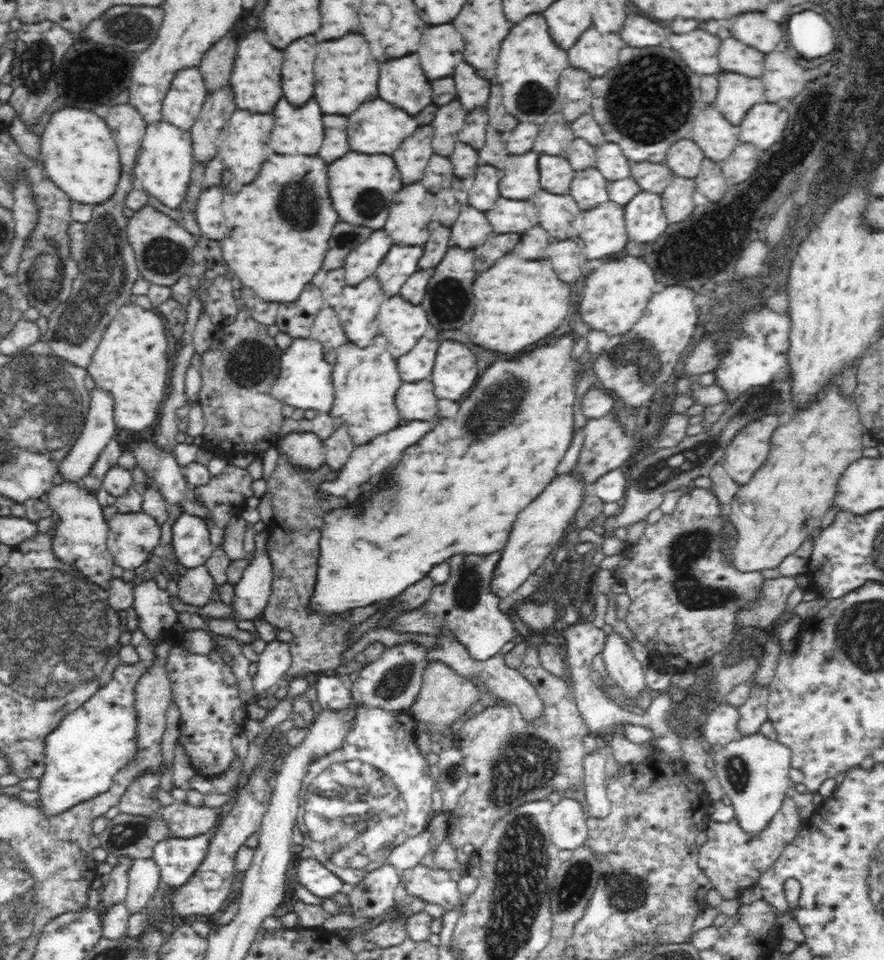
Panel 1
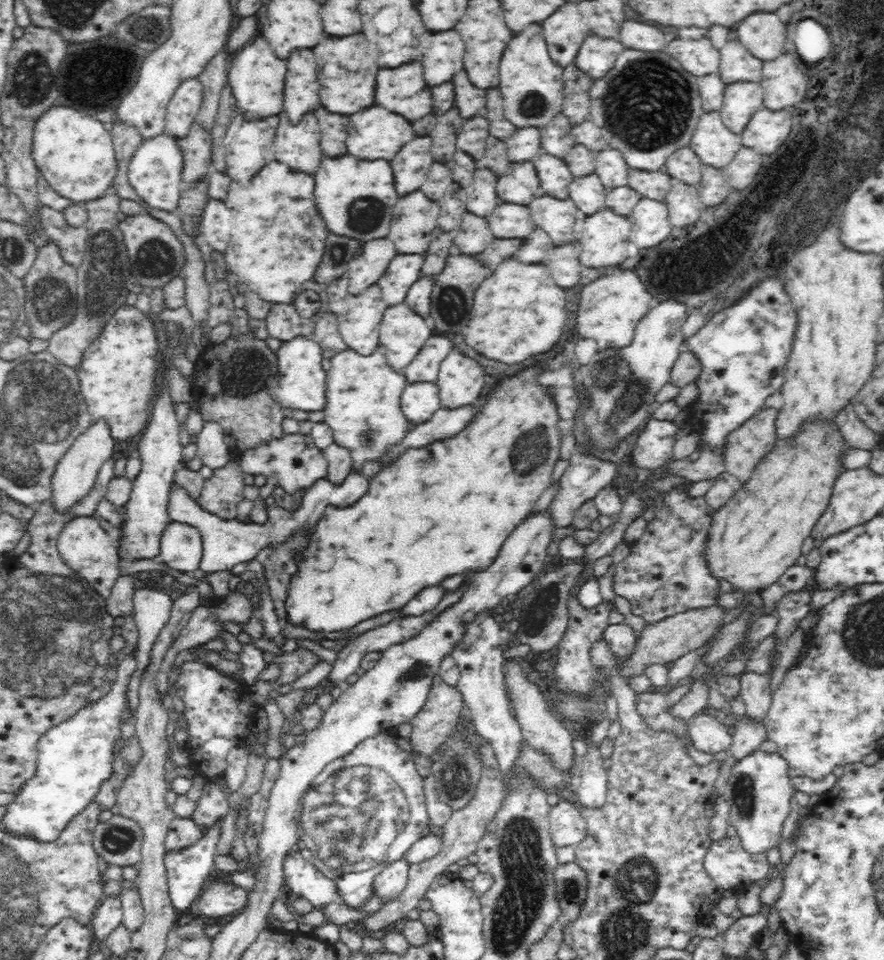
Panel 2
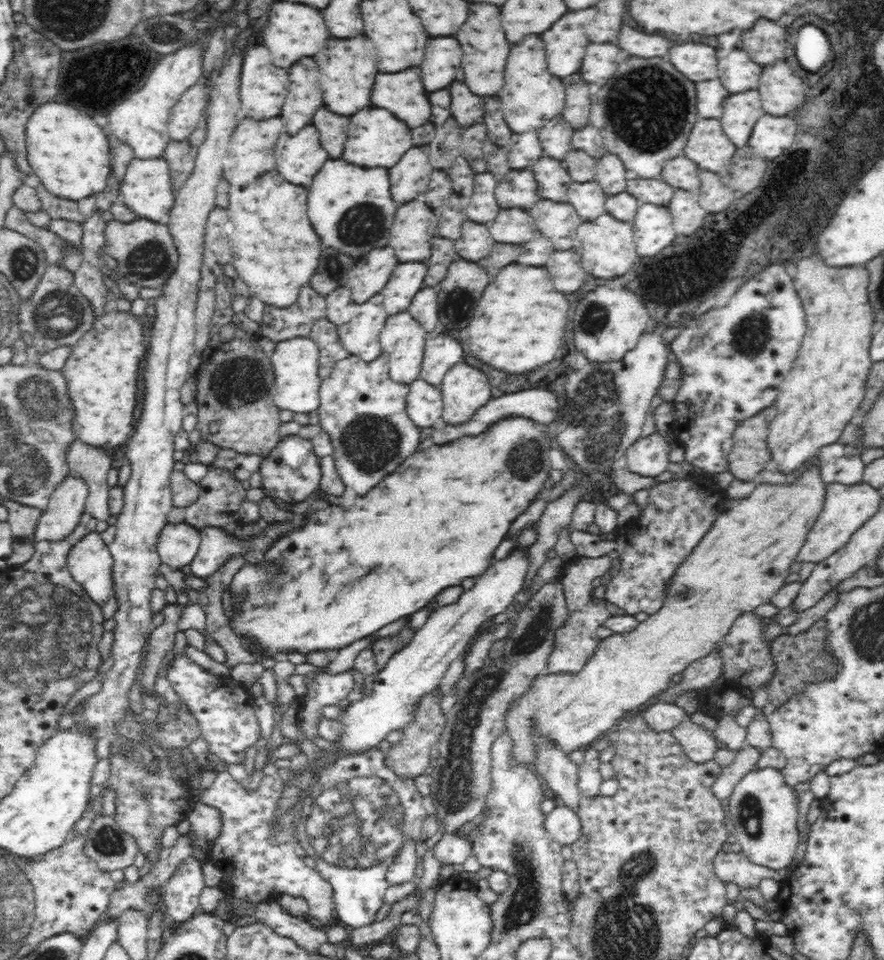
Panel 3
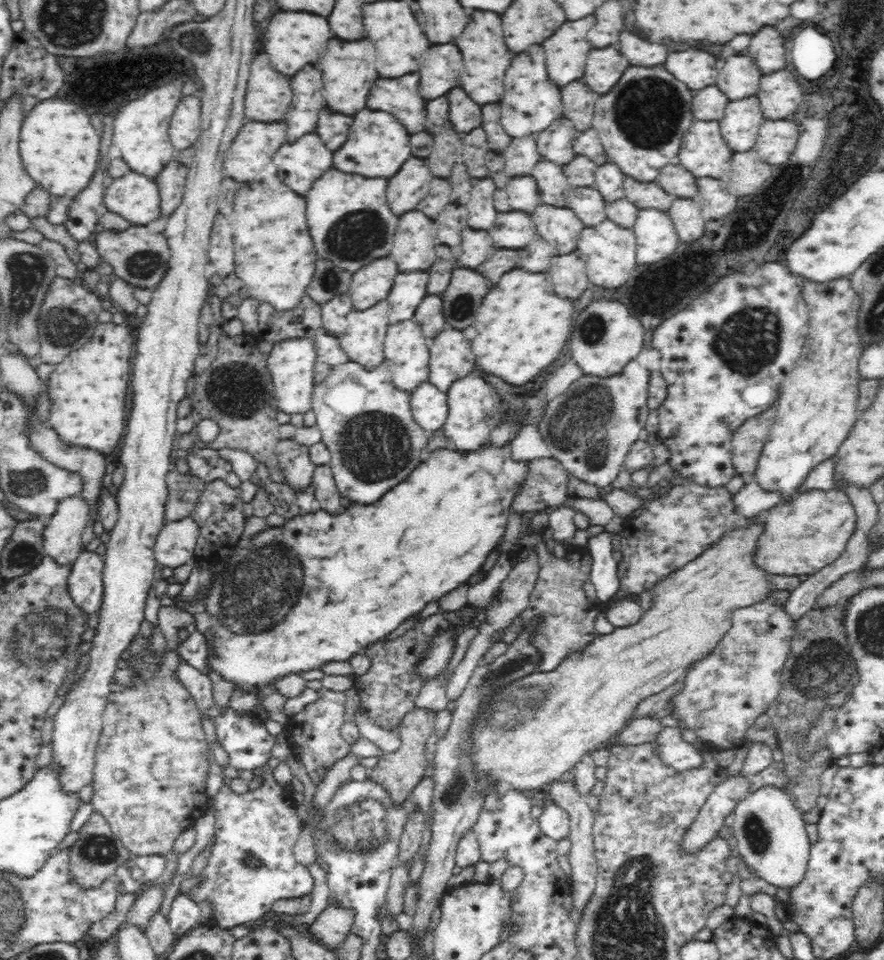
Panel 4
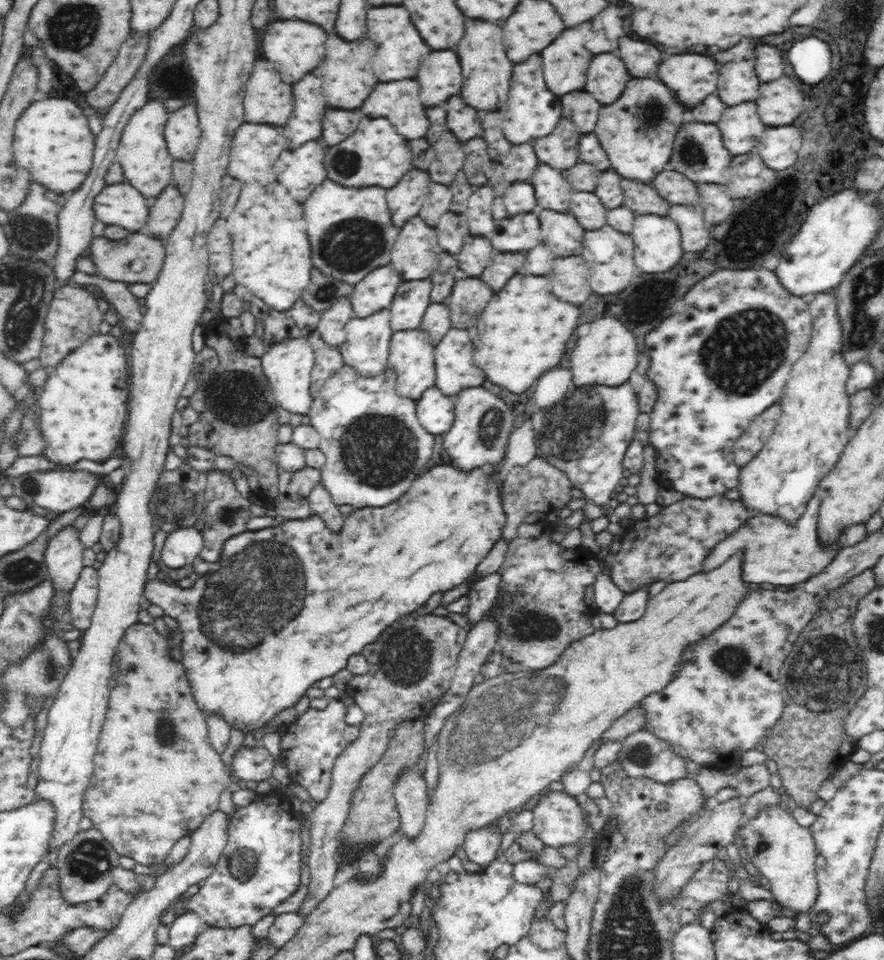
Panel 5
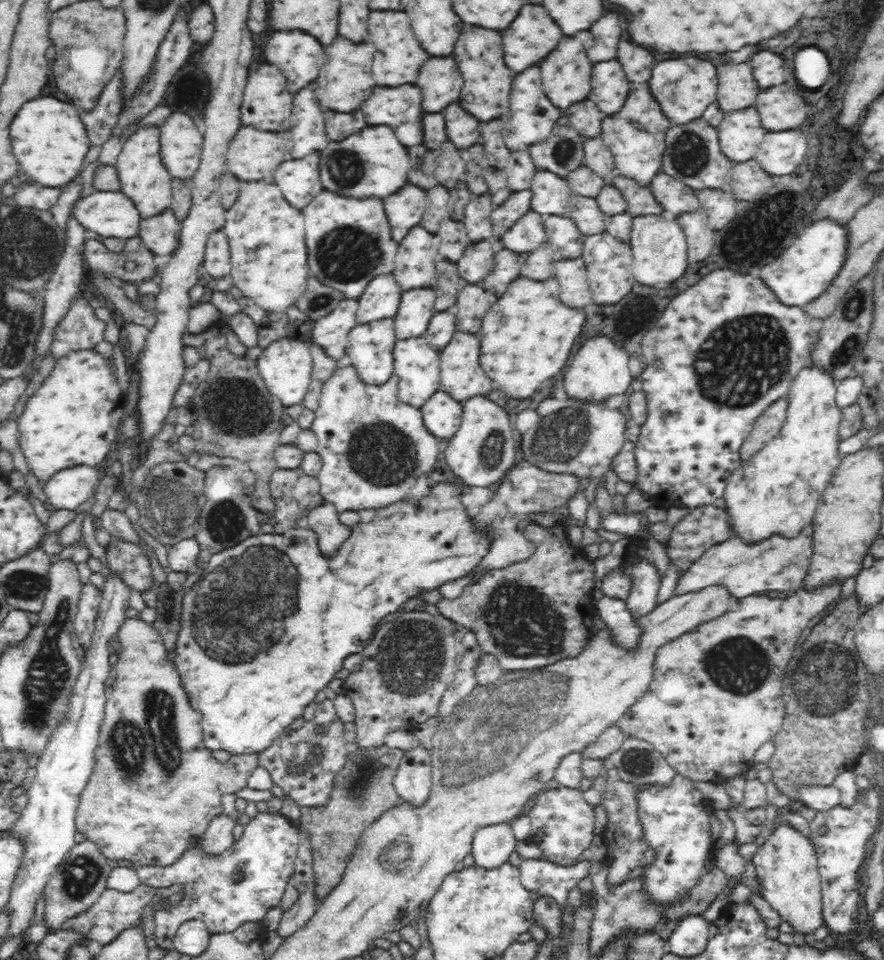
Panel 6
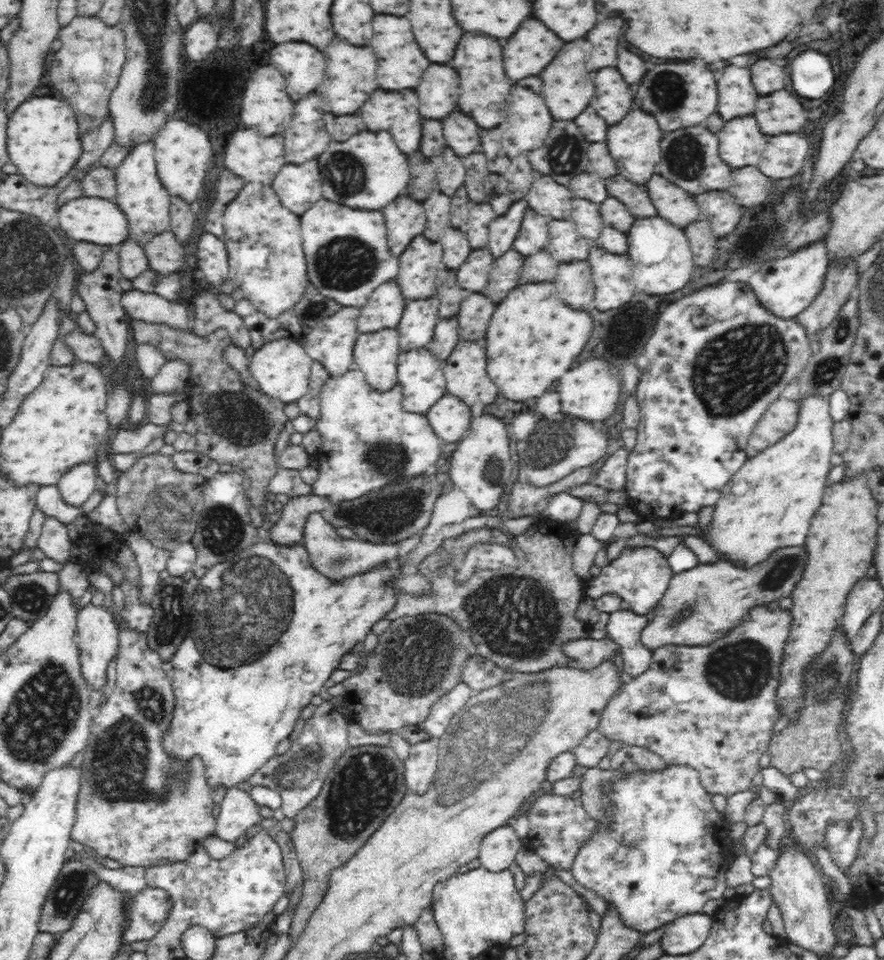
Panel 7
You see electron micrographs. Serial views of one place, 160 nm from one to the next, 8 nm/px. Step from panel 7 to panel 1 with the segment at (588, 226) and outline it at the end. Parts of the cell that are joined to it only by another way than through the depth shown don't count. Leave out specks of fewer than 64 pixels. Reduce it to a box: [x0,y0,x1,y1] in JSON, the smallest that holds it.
[570,167,609,211]

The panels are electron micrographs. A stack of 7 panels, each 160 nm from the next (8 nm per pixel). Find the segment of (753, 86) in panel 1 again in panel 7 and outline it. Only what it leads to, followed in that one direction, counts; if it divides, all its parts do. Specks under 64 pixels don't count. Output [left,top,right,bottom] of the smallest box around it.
[716,116,769,169]

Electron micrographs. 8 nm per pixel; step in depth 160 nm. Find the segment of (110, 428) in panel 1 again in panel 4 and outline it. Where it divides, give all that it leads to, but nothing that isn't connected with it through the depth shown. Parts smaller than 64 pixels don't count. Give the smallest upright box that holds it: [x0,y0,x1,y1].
[43,497,91,568]

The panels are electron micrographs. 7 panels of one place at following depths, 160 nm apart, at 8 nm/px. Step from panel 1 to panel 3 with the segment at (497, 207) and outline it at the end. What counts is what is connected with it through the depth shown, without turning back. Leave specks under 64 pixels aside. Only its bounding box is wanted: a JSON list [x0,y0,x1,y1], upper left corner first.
[488,208,537,244]

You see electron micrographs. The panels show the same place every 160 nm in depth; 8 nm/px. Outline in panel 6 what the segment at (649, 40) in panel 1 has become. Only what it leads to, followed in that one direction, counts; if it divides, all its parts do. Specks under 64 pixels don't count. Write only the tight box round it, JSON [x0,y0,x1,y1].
[618,42,654,83]

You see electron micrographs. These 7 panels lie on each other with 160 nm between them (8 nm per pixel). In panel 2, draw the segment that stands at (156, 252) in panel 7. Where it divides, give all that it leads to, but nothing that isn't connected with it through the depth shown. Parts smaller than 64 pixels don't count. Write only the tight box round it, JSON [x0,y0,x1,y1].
[177,125,212,184]

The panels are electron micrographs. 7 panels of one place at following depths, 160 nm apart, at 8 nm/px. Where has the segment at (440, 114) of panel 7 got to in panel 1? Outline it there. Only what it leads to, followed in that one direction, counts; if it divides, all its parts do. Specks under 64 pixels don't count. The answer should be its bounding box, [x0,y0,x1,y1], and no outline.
[418,24,464,80]

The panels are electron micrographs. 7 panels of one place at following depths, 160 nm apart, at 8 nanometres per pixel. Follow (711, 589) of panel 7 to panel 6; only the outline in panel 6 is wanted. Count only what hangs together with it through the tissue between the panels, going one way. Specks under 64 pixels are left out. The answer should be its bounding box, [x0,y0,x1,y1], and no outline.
[674,522,812,602]

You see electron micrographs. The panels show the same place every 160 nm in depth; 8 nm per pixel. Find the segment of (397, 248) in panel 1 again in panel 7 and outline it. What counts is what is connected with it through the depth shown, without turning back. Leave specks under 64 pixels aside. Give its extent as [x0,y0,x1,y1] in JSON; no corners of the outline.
[397,296,440,350]

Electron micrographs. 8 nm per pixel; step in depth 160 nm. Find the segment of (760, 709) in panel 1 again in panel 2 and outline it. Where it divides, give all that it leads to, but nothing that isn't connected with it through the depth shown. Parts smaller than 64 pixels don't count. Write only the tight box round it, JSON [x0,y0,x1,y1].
[729,717,767,761]

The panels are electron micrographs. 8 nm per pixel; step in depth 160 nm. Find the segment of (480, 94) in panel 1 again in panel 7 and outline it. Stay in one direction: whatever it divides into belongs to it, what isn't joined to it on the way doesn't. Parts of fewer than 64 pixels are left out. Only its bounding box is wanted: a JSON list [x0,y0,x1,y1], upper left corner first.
[444,112,482,157]

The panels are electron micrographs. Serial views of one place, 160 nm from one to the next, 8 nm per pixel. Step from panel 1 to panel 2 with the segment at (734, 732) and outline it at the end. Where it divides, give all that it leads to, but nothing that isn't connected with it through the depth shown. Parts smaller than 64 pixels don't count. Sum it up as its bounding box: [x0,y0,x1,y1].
[686,712,733,754]

